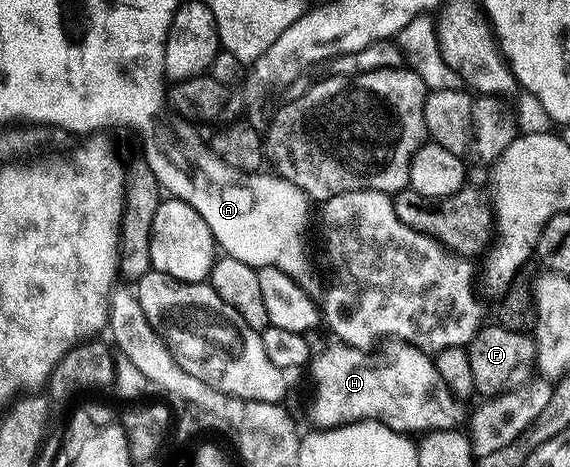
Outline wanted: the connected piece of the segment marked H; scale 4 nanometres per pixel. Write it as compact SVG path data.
M338 342L332 343L332 348L327 348L323 353L316 355L309 365L309 373L311 372L311 380L315 383L315 397L311 400L311 420L316 429L330 430L332 428L339 428L343 424L355 424L358 420L377 420L380 424L389 426L395 432L402 432L404 434L426 434L428 432L441 432L449 430L450 428L458 429L459 424L464 423L465 414L463 418L463 408L465 408L464 401L458 400L456 396L449 390L449 386L445 386L445 378L441 378L441 374L437 374L437 366L434 359L428 353L421 352L417 348L410 346L387 346L384 352L380 350L364 350L361 348L351 348L348 344L341 344Z

